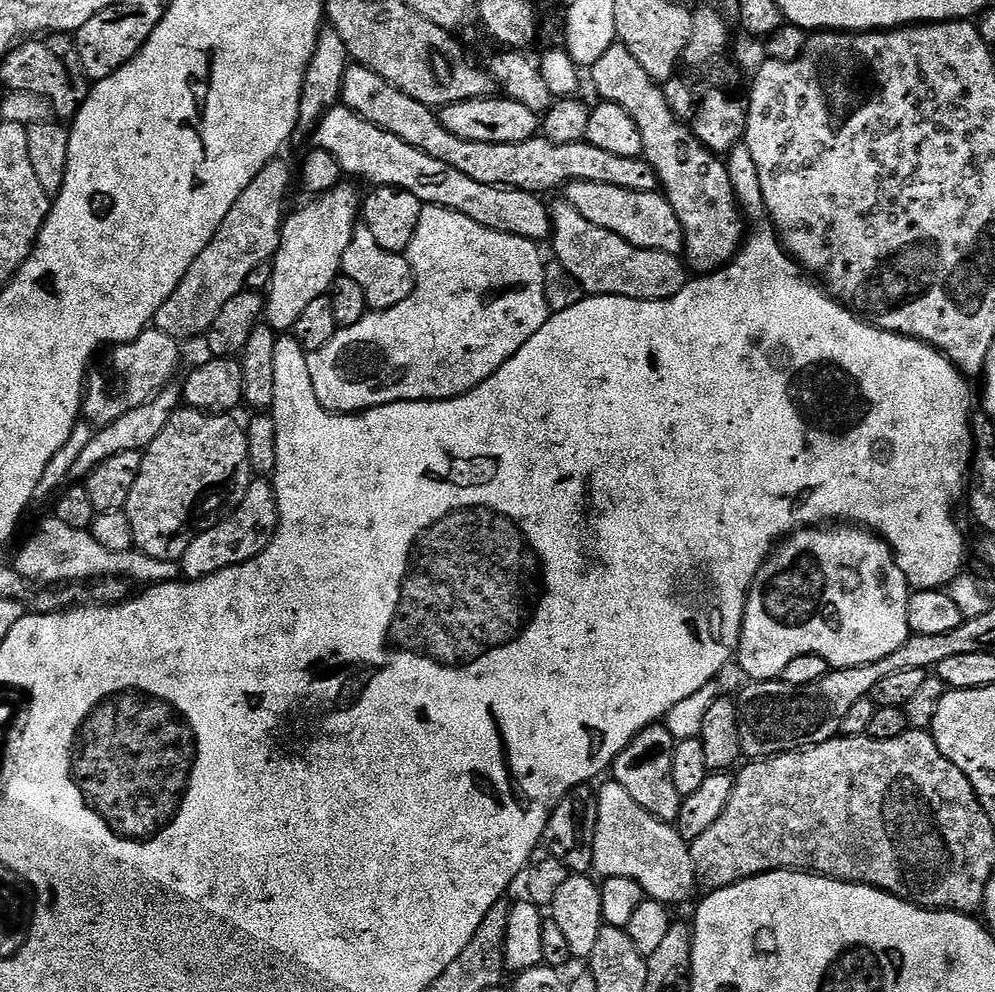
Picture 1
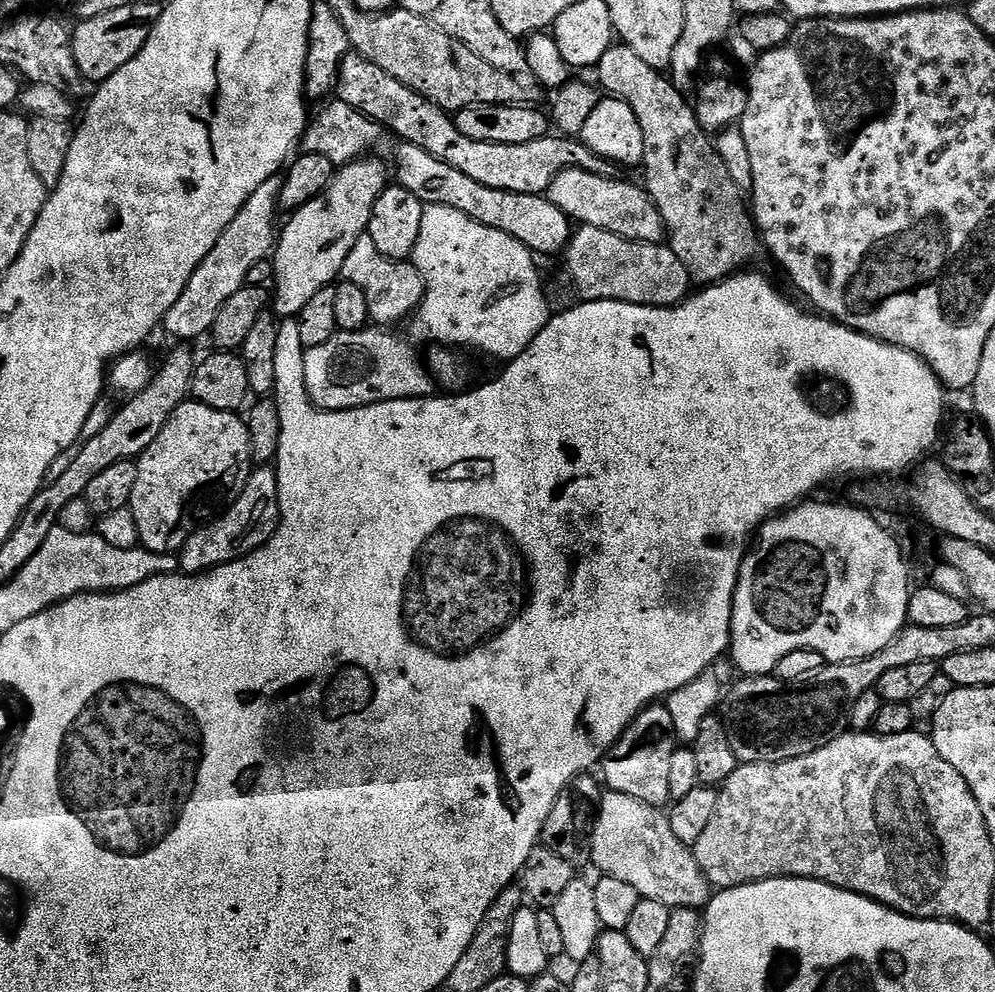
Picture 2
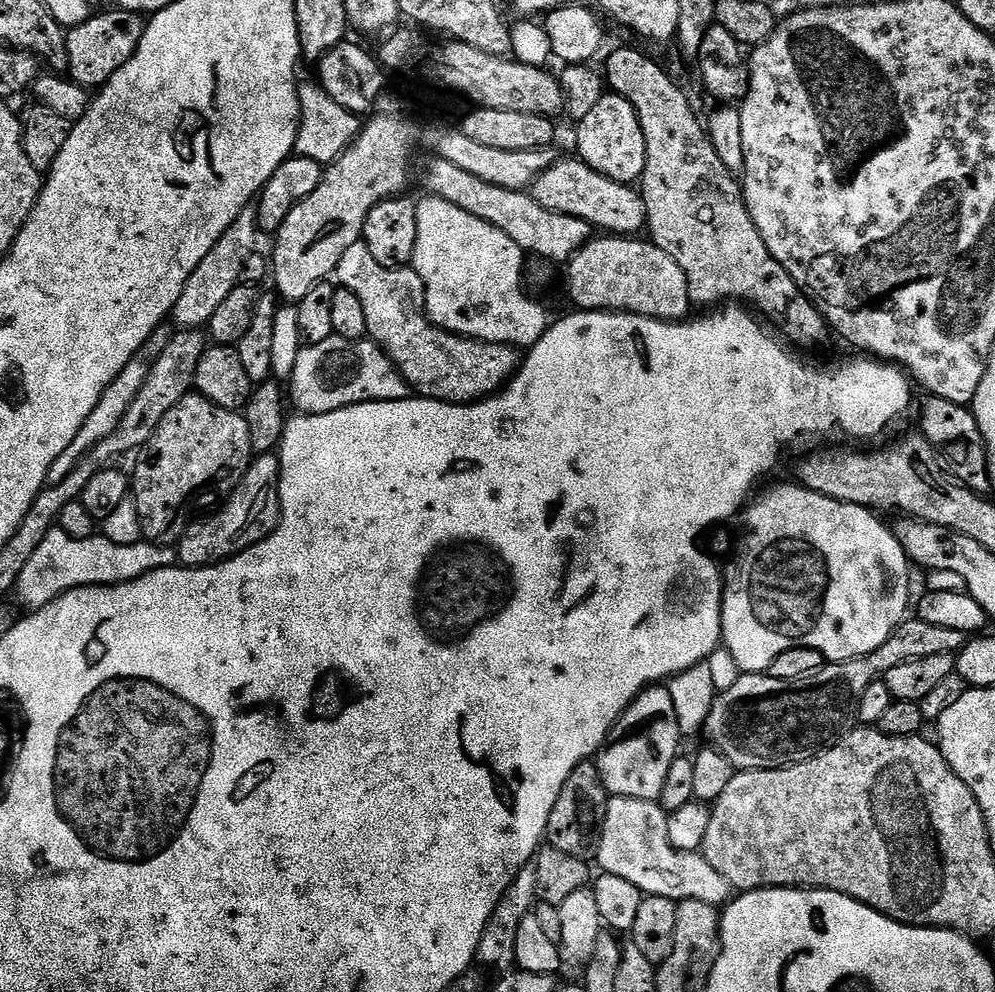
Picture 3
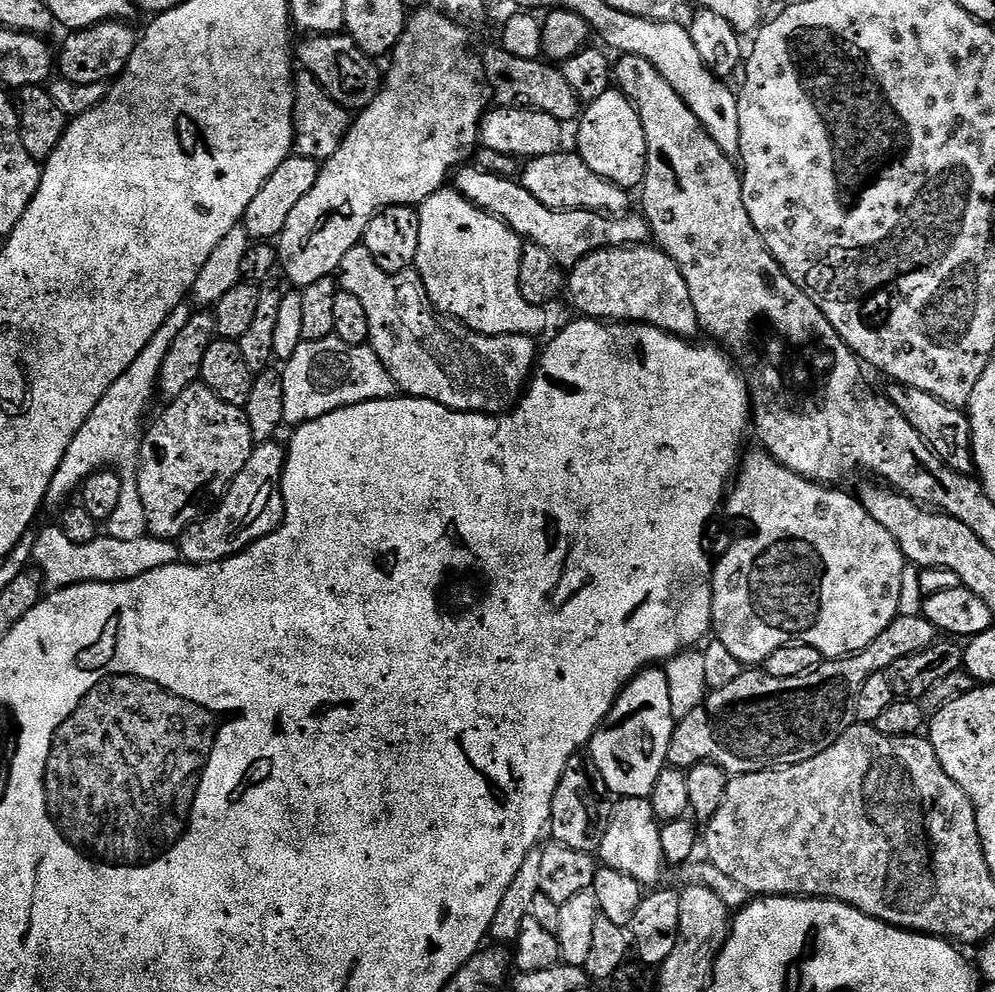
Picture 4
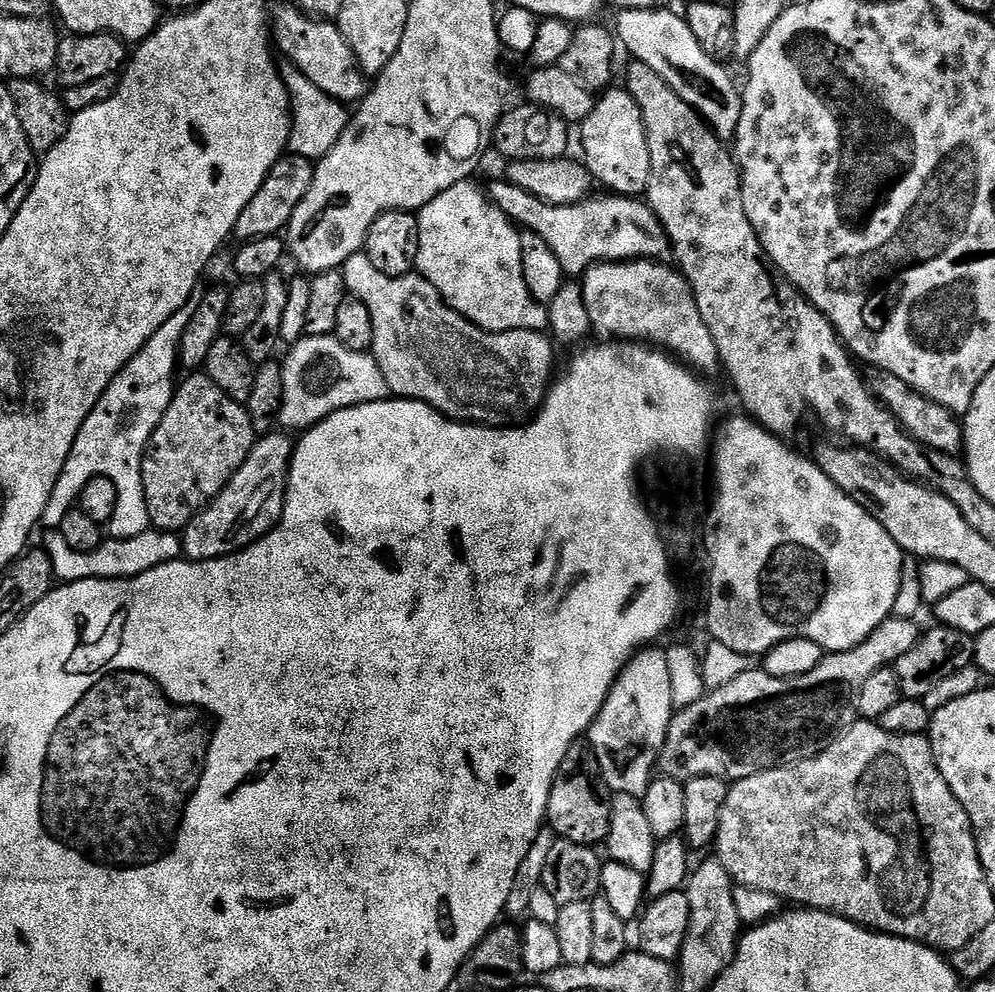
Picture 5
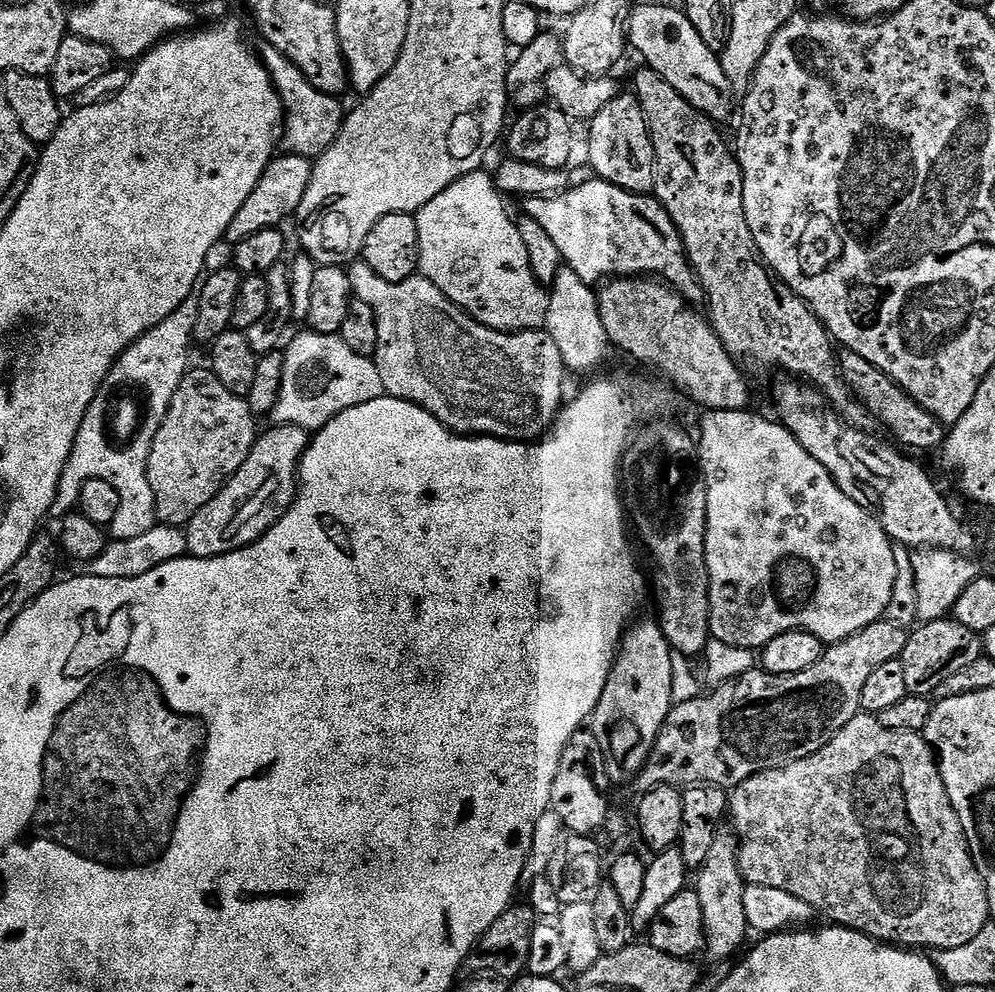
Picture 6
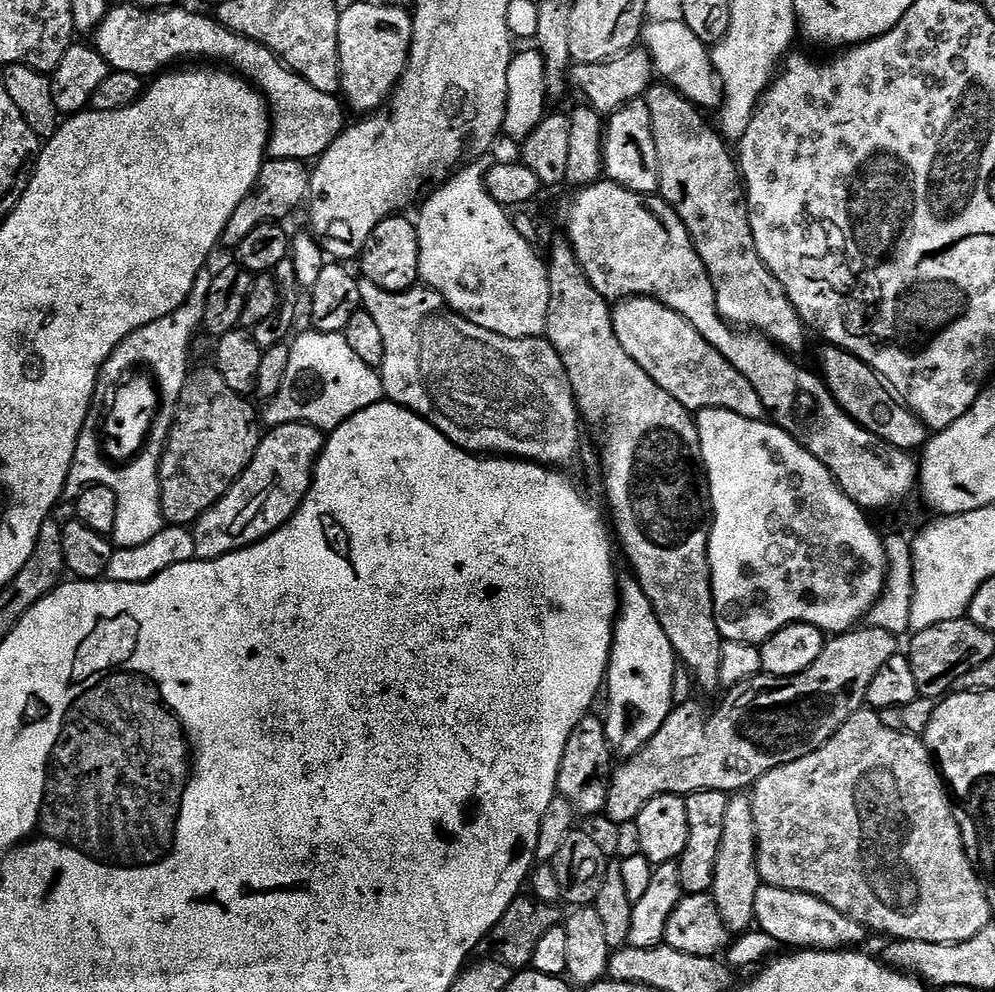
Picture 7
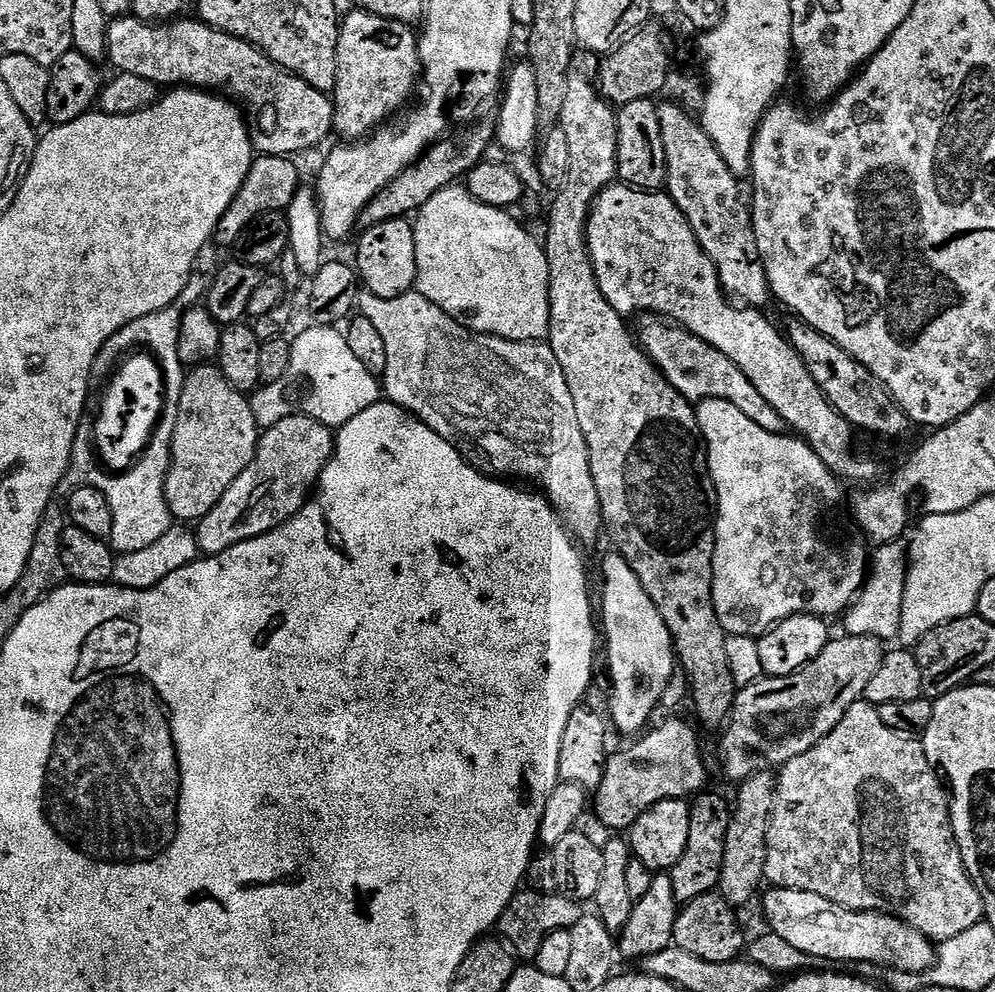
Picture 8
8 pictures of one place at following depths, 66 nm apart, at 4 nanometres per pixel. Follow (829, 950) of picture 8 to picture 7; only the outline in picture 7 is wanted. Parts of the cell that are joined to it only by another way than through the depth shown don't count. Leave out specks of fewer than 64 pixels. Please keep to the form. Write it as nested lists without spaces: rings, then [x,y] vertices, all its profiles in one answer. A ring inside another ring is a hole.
[[[764,884],[754,894],[754,924],[757,929],[777,940],[780,946],[791,946],[796,950],[848,950],[860,946],[866,937],[866,929],[846,918],[834,906],[826,906],[810,894],[794,890],[782,890],[778,886]]]

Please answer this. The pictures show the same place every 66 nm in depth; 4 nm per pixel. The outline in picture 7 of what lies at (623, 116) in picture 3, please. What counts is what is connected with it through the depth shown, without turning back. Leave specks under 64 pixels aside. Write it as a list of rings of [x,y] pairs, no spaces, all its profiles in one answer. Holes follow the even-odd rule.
[[[643,98],[632,100],[611,113],[604,124],[603,175],[613,184],[631,192],[652,194],[660,187],[658,150],[654,146],[654,130],[650,126],[650,110]]]

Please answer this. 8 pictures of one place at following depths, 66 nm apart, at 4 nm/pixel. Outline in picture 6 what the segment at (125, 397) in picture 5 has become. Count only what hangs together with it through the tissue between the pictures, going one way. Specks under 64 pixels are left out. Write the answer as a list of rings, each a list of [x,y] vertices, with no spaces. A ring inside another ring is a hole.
[[[193,298],[182,302],[166,322],[158,322],[142,338],[138,338],[127,350],[116,359],[112,367],[112,376],[121,376],[124,380],[136,380],[139,387],[147,389],[152,397],[152,412],[147,424],[144,424],[144,433],[138,440],[131,443],[128,451],[112,452],[106,446],[106,431],[102,430],[102,418],[105,407],[100,398],[90,406],[82,426],[78,430],[78,438],[72,447],[70,458],[64,467],[64,473],[60,479],[60,485],[56,491],[56,497],[52,503],[51,515],[63,518],[77,507],[82,486],[88,480],[105,480],[118,490],[118,518],[110,525],[110,536],[112,540],[125,540],[126,538],[139,538],[146,534],[146,530],[155,528],[156,507],[154,506],[154,490],[150,490],[148,481],[148,459],[150,458],[150,446],[154,442],[154,434],[162,426],[162,422],[168,413],[170,402],[174,398],[174,390],[182,382],[186,365],[184,365],[184,336],[191,338],[194,334],[194,322],[198,318],[198,299]]]

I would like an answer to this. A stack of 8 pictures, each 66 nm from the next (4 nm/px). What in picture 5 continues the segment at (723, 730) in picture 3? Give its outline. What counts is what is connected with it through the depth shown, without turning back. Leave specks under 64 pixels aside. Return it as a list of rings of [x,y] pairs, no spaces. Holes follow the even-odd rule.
[[[893,614],[858,646],[845,652],[825,655],[824,660],[818,662],[814,670],[810,670],[810,674],[798,674],[798,678],[774,678],[762,670],[749,670],[721,689],[709,691],[693,705],[681,708],[673,715],[660,752],[659,775],[681,782],[699,776],[717,776],[735,782],[759,772],[814,758],[829,748],[840,733],[856,723],[856,695],[860,692],[862,682],[866,682],[874,670],[895,665],[902,654],[914,650],[922,635],[922,628],[916,624],[915,619],[903,620]]]

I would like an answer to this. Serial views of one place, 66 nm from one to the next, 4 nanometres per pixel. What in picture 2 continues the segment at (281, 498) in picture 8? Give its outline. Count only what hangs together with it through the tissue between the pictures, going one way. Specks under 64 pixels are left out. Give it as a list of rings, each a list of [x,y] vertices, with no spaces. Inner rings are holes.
[[[253,467],[248,473],[248,481],[233,500],[236,501],[229,506],[225,516],[218,517],[213,524],[208,524],[205,528],[197,527],[180,547],[178,568],[181,573],[209,572],[211,568],[241,560],[246,554],[261,548],[279,529],[280,499],[275,467]]]

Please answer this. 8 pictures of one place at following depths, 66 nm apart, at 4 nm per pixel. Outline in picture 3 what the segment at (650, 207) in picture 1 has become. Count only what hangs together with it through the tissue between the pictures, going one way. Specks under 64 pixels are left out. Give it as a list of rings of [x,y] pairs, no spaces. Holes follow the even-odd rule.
[[[579,158],[557,159],[555,164],[551,164],[532,183],[530,195],[542,206],[546,206],[546,210],[582,218],[592,225],[593,229],[603,230],[608,234],[619,234],[625,238],[643,233],[648,222],[643,195],[635,187],[619,184],[598,174]]]

